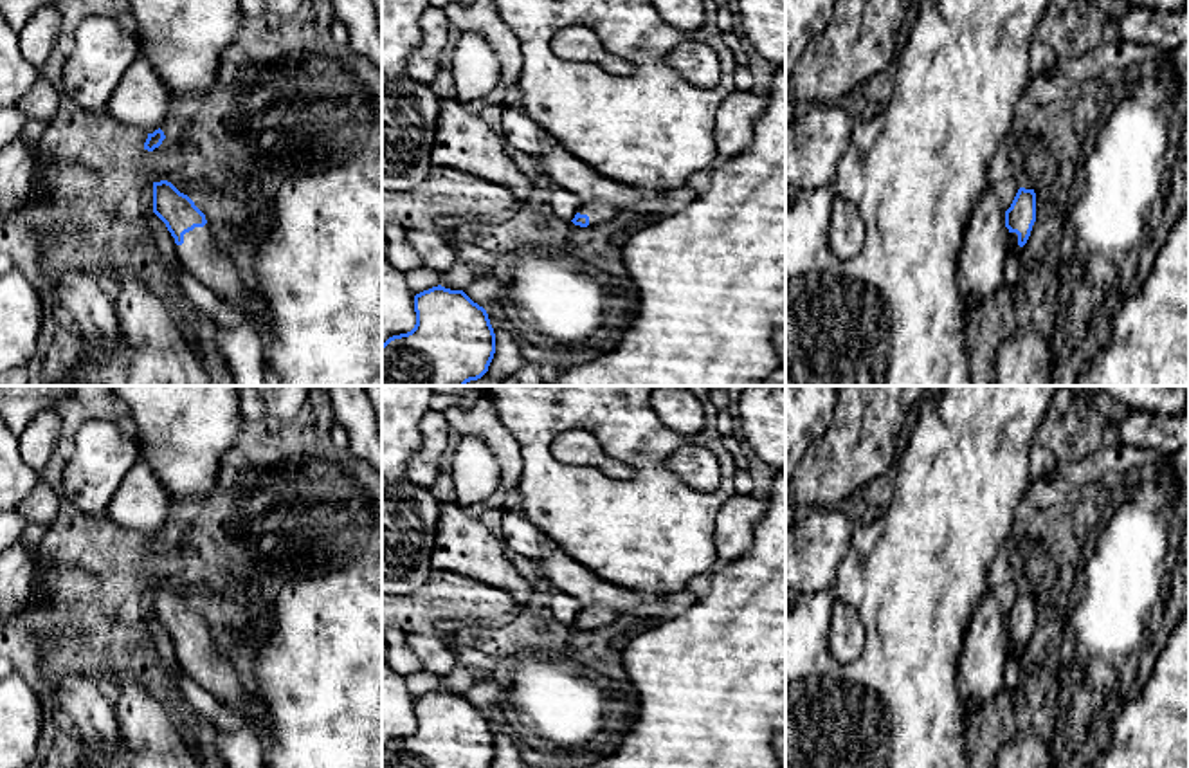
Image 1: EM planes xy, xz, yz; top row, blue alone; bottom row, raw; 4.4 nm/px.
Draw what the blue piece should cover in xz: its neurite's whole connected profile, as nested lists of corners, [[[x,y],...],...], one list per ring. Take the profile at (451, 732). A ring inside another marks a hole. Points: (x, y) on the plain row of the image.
[[[441,689],[414,699],[416,728],[382,748],[382,768],[490,768],[495,737],[488,718],[463,694]]]

